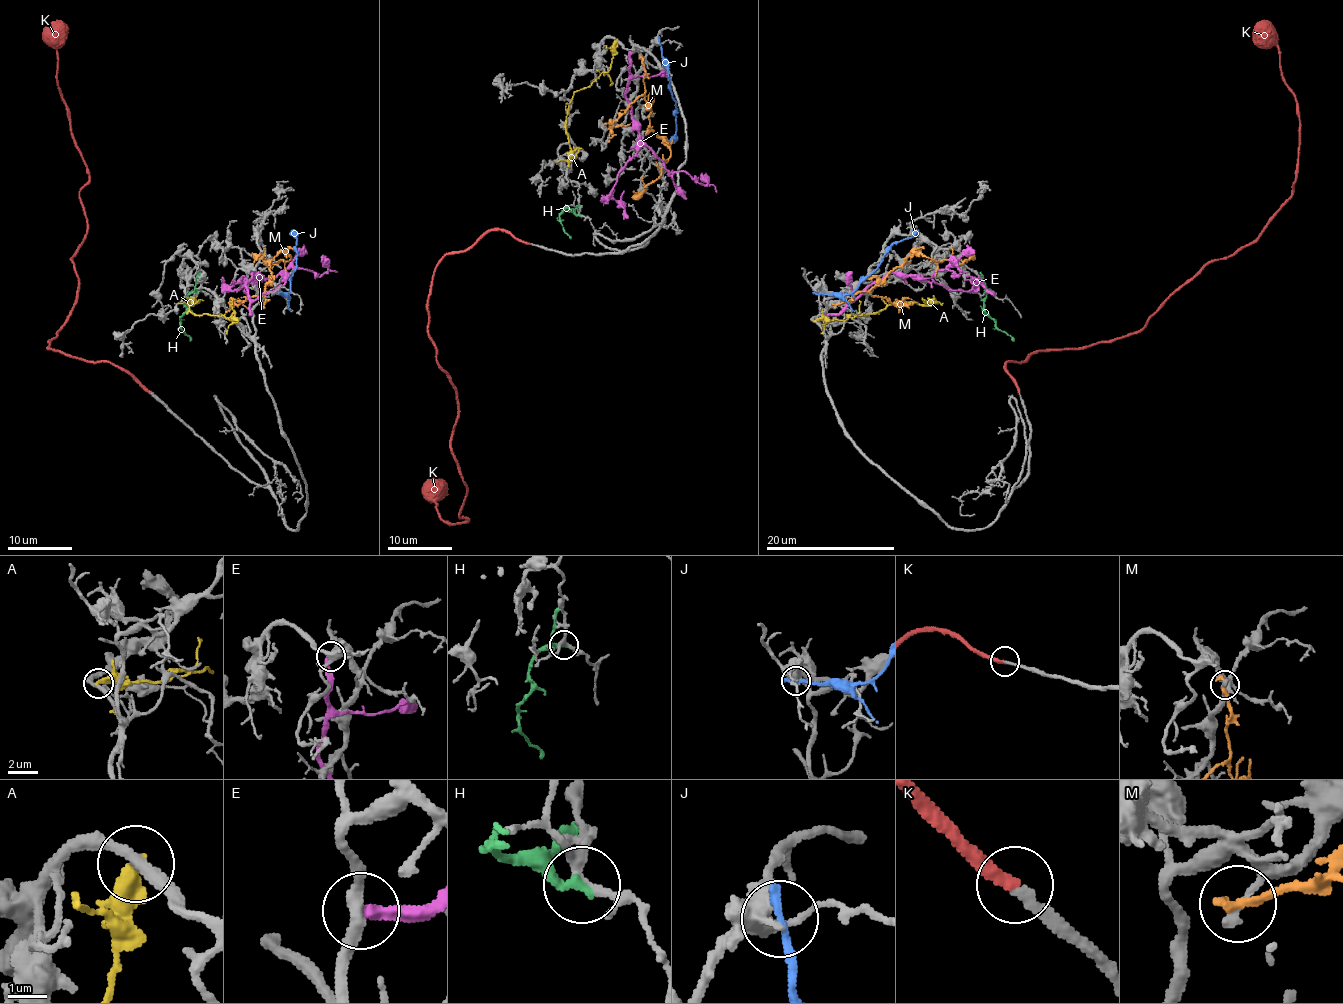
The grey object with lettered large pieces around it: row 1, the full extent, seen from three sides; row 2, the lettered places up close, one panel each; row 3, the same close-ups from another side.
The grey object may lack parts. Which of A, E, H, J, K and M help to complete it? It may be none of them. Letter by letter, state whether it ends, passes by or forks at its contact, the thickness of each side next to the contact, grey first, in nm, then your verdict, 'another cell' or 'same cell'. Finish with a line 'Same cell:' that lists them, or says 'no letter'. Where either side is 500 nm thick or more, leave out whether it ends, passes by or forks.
A: it ends | 300/440 nm | another cell
E: it ends | 320/320 nm | another cell
H: it ends | 200/280 nm | another cell
J: it ends | 340/280 nm | another cell
K: it ends | 240/280 nm | same cell
M: it ends | 240/280 nm | another cell
Same cell: K

